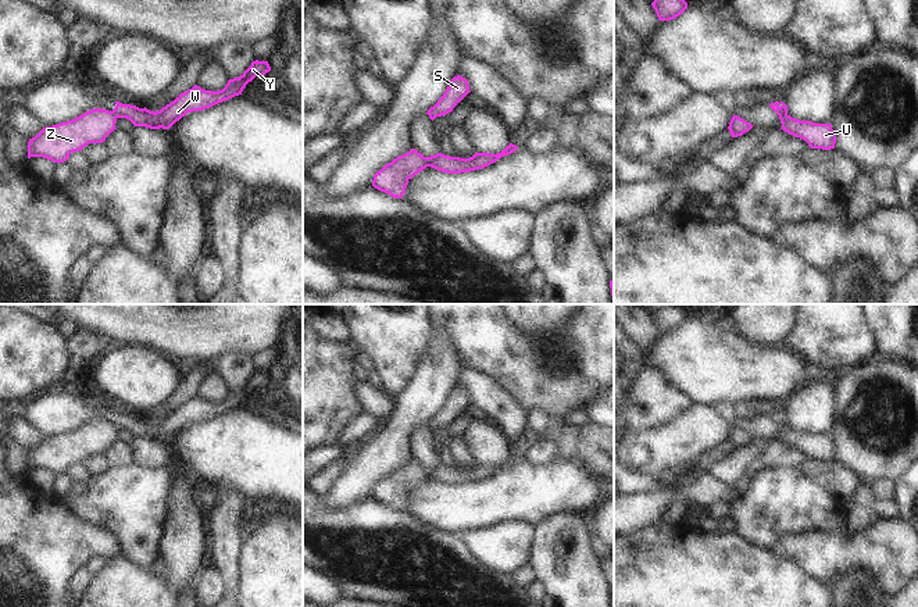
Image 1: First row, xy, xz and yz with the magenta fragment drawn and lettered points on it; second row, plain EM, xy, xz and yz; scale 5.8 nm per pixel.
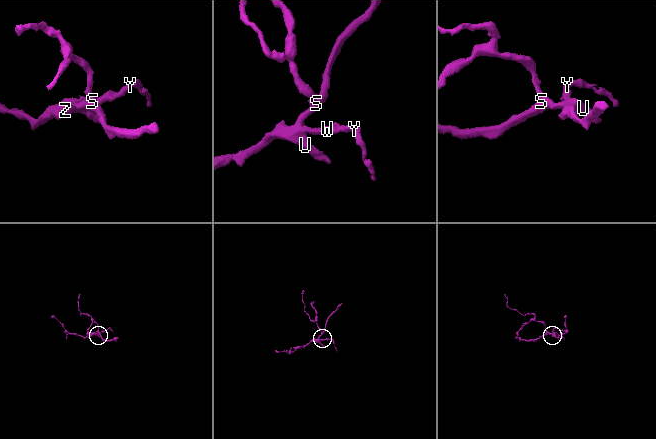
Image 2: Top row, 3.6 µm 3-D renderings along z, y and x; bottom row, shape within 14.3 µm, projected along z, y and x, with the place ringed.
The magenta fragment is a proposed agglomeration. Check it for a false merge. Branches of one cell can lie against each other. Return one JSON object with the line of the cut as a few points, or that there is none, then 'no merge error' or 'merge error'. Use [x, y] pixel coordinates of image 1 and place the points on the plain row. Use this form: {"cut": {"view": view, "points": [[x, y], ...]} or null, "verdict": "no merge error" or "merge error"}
{"cut": {"view": "xz", "points": [[425, 468], [428, 477]]}, "verdict": "merge error"}

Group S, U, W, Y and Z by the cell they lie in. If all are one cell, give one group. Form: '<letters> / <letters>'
S U Z / W Y

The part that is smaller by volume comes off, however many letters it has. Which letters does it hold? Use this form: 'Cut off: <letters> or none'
Cut off: W, Y

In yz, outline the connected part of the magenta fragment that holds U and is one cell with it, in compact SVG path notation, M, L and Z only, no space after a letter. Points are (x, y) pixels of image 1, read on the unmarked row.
M787 425L779 426L782 439L789 446L800 449L808 454L811 460L831 461L835 460L836 444L831 435L815 435L811 432L800 432Z

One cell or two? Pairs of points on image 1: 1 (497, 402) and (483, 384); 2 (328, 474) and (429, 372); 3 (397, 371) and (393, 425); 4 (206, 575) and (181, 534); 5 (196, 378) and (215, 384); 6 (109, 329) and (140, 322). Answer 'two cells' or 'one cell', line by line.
1: one cell
2: two cells
3: two cells
4: two cells
5: two cells
6: one cell

